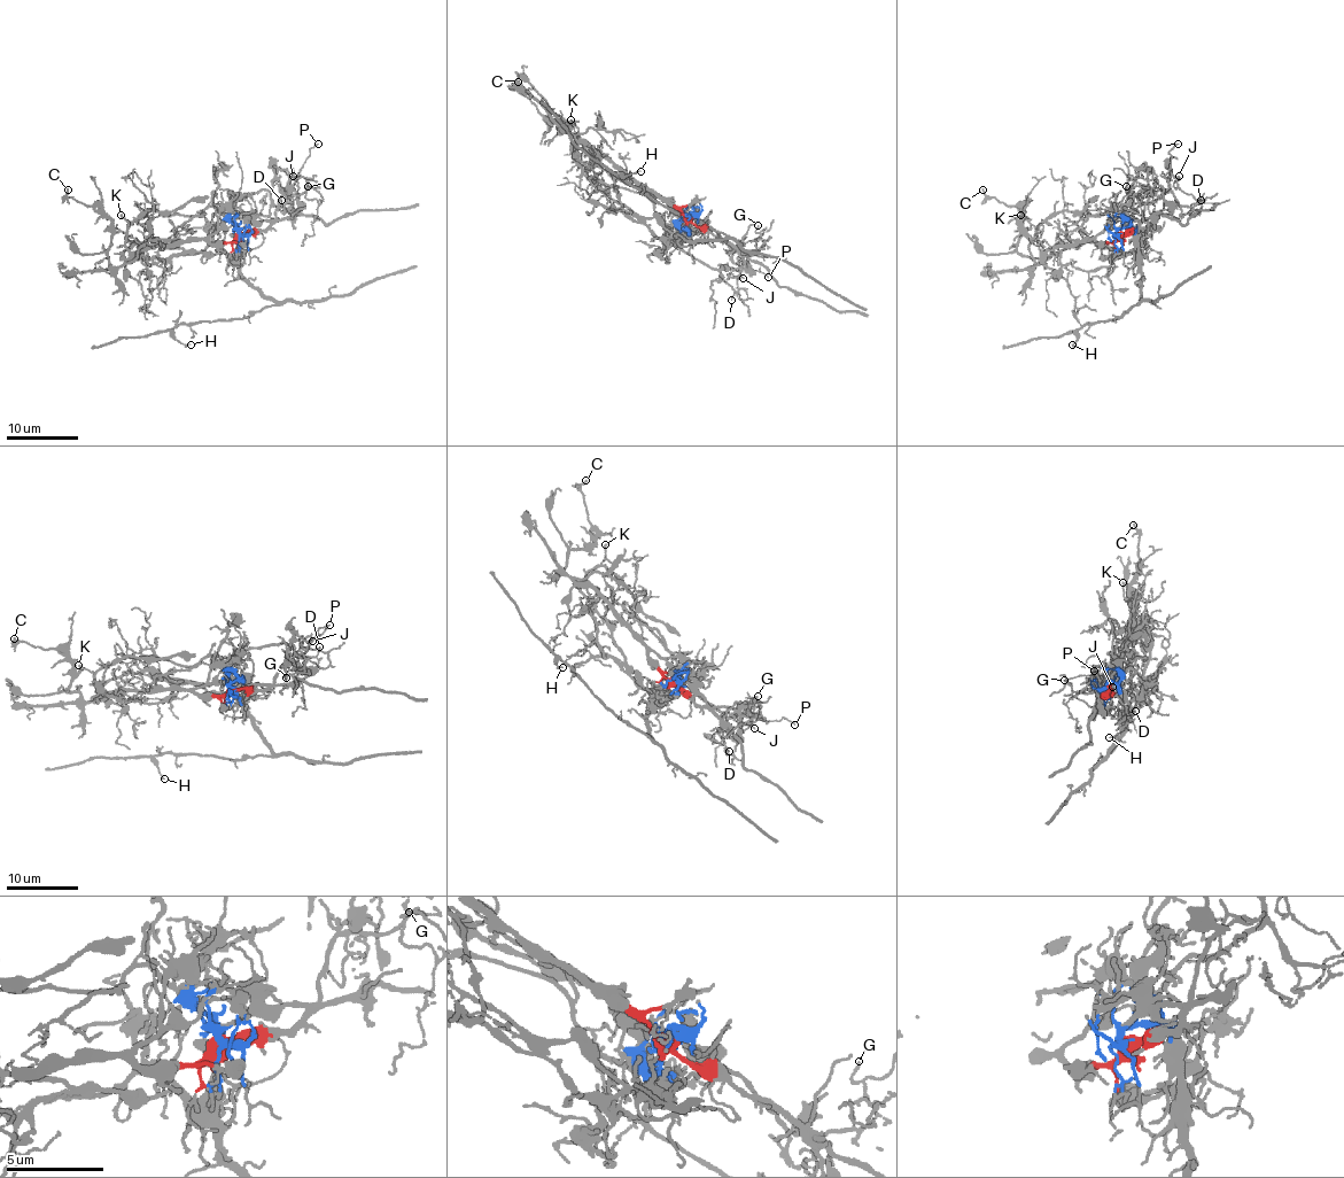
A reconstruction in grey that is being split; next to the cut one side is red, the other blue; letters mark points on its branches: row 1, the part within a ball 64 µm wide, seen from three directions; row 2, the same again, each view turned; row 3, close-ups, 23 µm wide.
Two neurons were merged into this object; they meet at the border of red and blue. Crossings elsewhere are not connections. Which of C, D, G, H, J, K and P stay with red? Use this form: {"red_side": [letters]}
{"red_side": ["C", "G", "K", "P"]}

